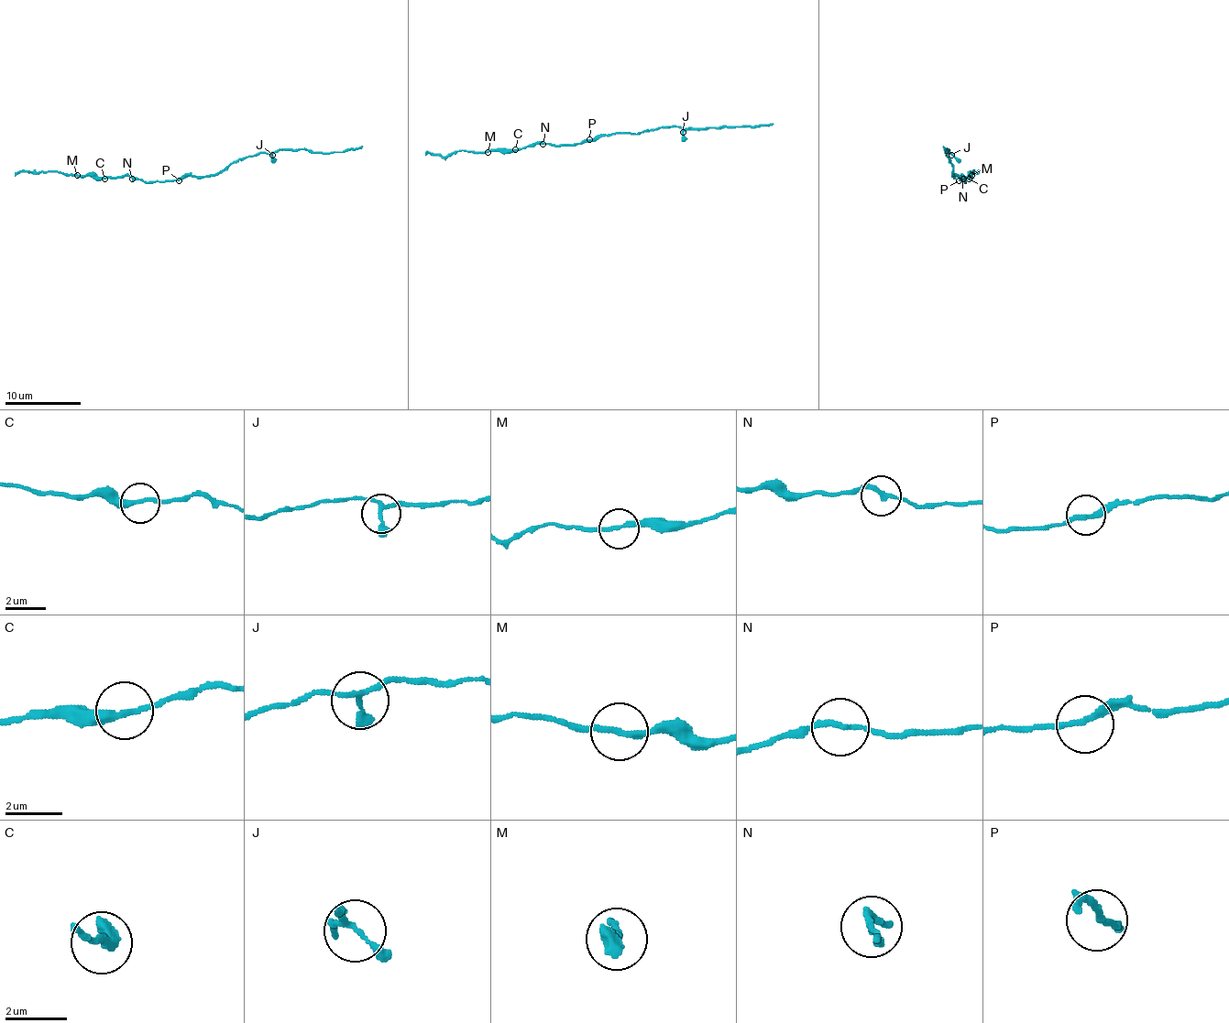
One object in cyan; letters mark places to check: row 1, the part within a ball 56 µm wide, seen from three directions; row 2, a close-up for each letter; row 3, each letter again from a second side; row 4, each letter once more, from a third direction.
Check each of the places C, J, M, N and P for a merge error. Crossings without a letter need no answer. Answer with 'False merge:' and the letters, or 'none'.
False merge: none

